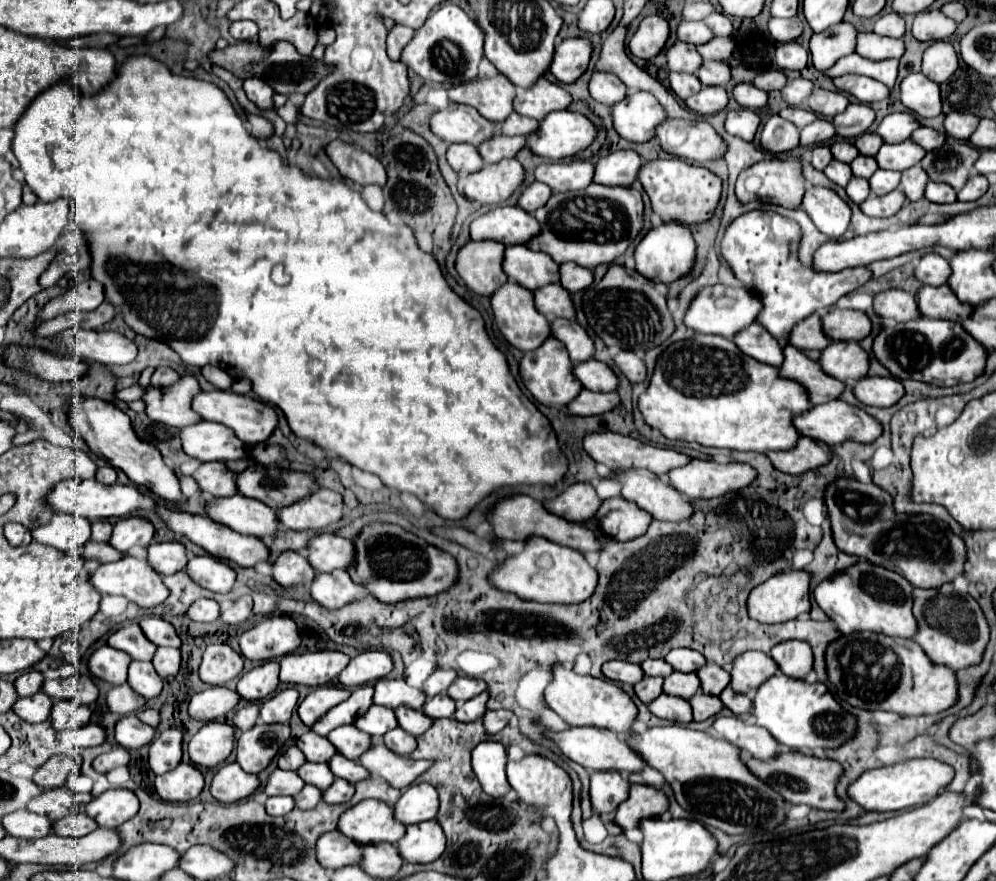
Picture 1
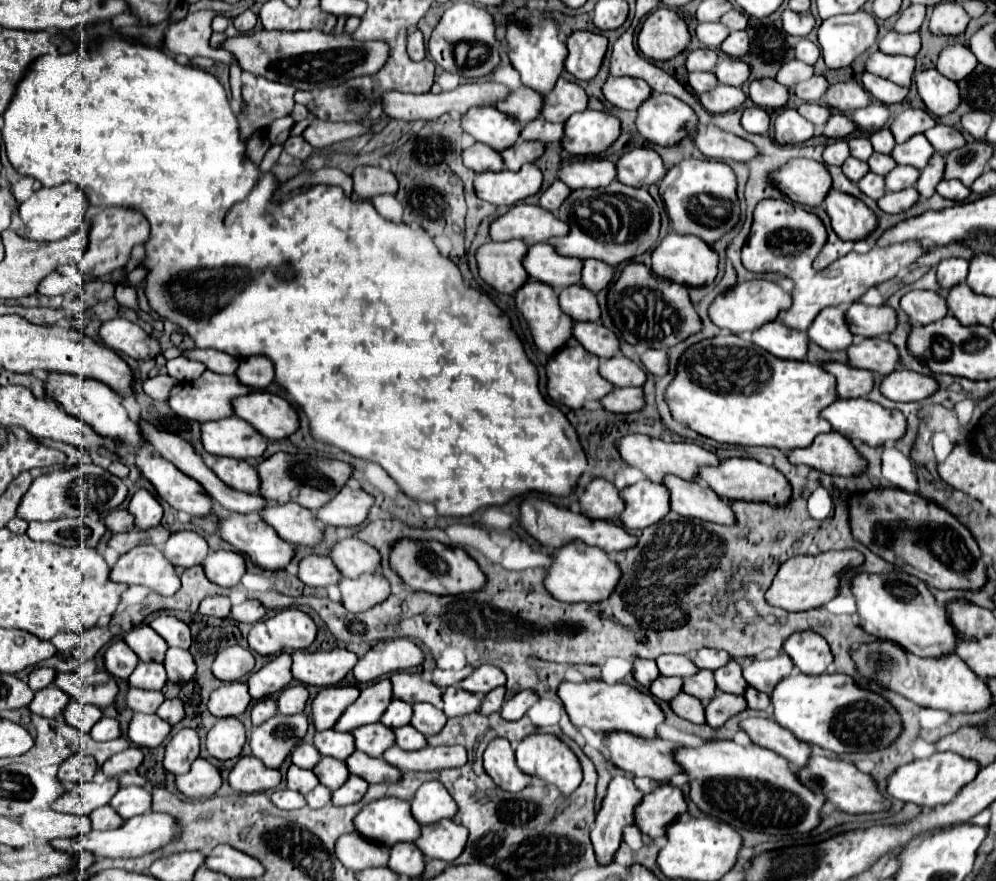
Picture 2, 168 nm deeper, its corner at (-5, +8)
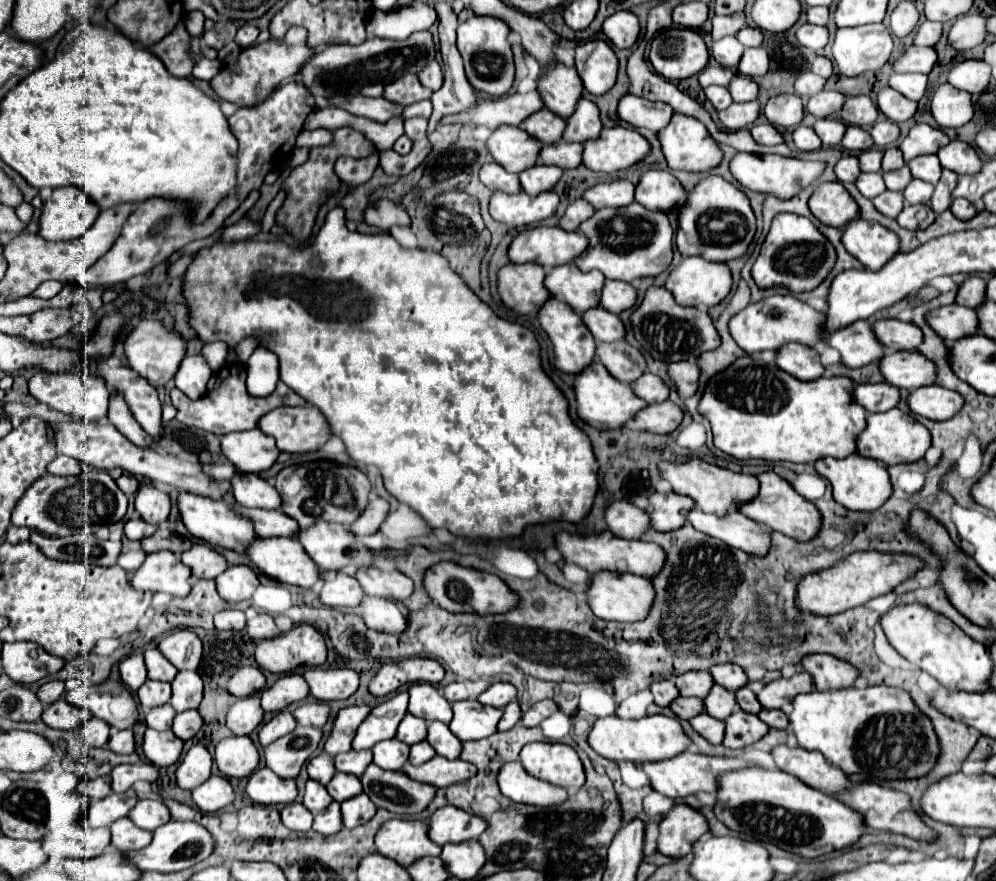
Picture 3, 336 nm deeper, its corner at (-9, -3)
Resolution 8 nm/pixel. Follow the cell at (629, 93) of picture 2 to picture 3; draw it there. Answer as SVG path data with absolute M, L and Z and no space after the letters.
M628 93L620 99L618 115L620 115L620 119L624 119L626 123L630 123L634 127L644 127L644 129L658 133L660 129L664 129L670 123L674 111L666 103L648 101L648 99Z

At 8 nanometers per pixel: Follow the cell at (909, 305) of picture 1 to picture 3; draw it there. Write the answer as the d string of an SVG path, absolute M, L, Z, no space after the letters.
M948 305L930 311L928 323L932 329L946 341L946 345L952 345L956 339L962 339L964 335L976 335L976 311L962 307L962 305Z

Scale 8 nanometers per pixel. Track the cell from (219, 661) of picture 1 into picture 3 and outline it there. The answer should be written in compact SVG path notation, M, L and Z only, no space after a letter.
M242 667L228 681L228 691L234 697L250 697L266 689L266 677L258 667Z

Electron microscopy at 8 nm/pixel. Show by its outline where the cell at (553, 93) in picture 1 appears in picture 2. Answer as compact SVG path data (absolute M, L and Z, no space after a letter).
M558 78L552 92L544 94L542 116L548 122L564 122L574 112L586 110L586 104L588 104L588 96L578 84Z

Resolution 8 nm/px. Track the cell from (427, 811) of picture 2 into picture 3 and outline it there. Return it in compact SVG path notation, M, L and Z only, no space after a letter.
M446 805L434 811L434 815L428 821L428 835L430 839L444 847L446 843L462 843L462 841L470 841L470 839L478 839L484 831L486 825L482 817L476 815L468 815L466 811Z

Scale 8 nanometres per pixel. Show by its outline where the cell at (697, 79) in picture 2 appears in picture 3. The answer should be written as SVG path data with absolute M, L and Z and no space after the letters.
M712 85L712 87L706 87L704 93L706 93L706 97L712 101L712 105L714 105L718 111L722 111L722 109L726 109L726 107L732 105L732 97L730 97L730 91L728 91L726 87Z

